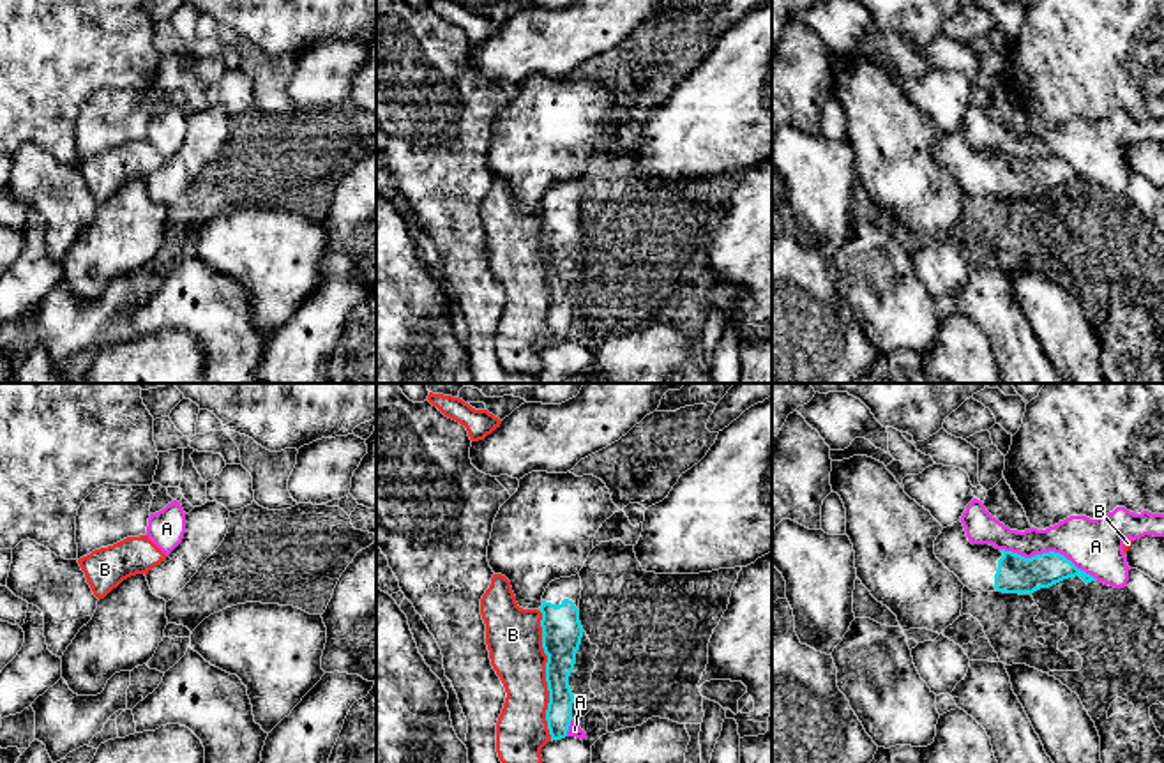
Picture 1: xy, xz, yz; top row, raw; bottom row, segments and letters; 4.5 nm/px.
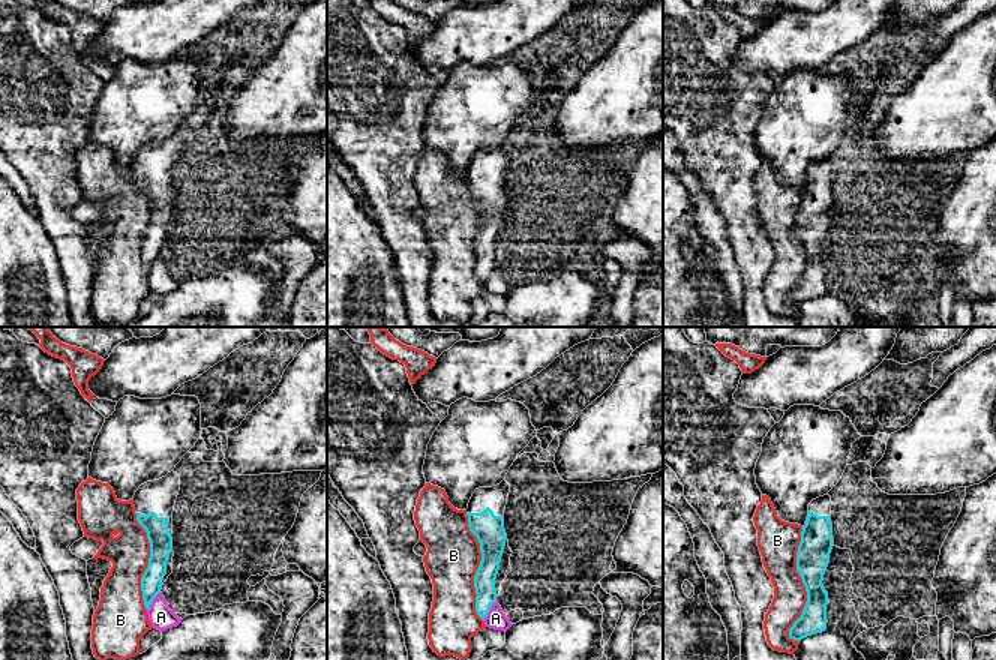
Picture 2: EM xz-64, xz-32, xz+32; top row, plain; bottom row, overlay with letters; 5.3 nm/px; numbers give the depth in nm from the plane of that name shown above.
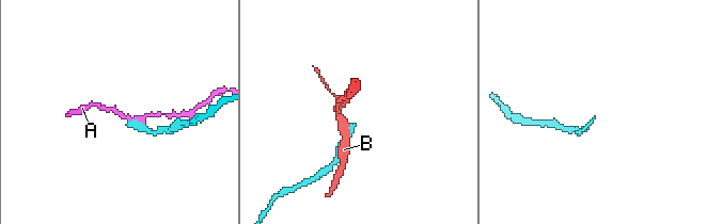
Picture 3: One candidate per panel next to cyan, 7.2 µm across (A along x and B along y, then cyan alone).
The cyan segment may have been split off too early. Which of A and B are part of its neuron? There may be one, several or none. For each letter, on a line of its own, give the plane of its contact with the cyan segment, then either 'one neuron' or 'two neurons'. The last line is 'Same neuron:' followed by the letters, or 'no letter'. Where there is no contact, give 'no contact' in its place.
A: yz | two neurons
B: xz | two neurons
Same neuron: no letter

